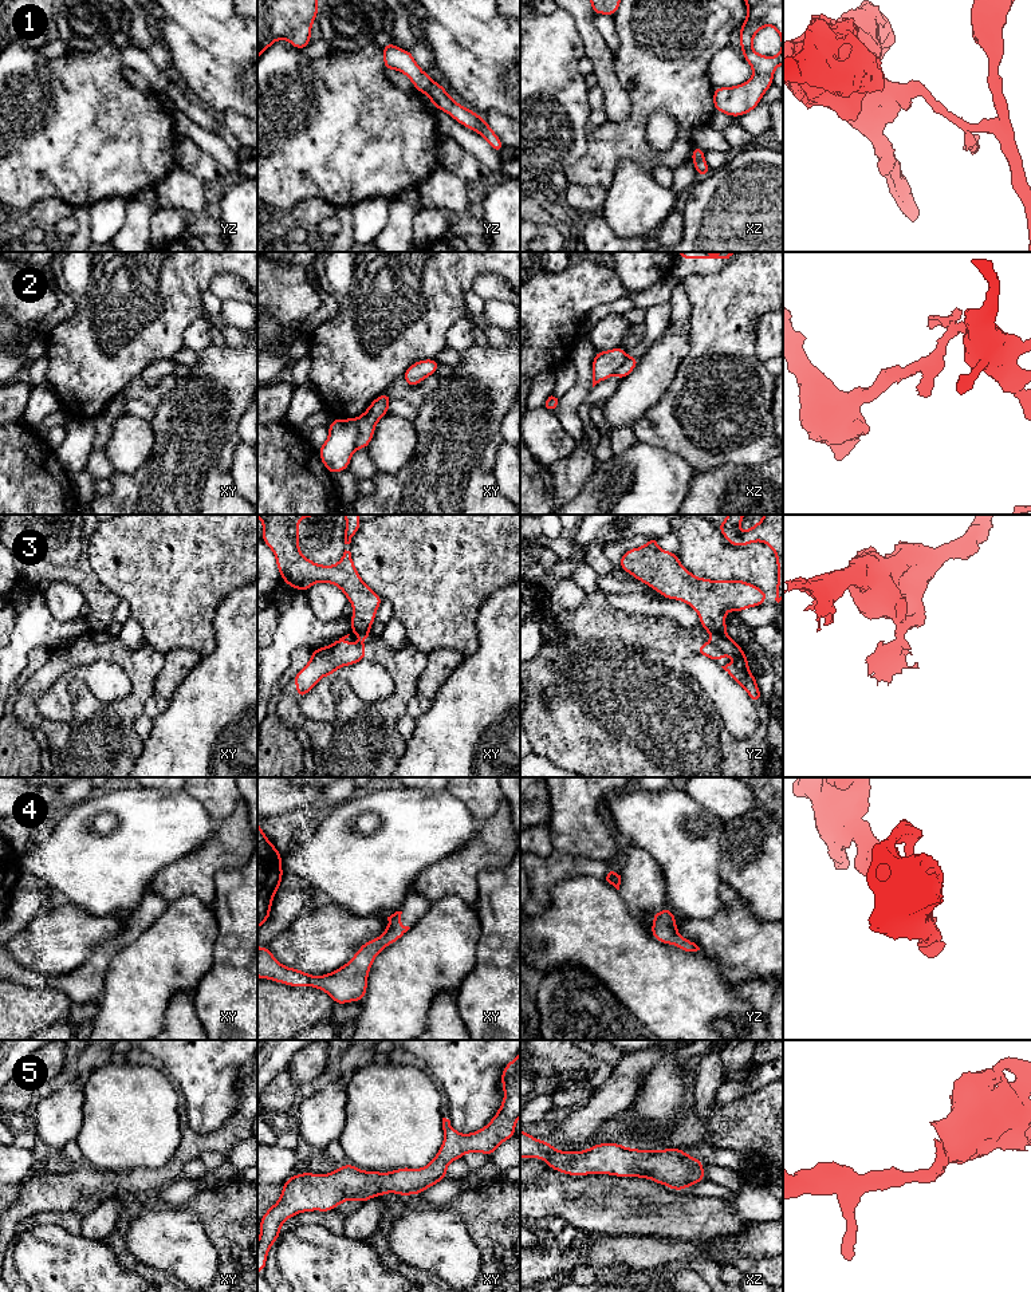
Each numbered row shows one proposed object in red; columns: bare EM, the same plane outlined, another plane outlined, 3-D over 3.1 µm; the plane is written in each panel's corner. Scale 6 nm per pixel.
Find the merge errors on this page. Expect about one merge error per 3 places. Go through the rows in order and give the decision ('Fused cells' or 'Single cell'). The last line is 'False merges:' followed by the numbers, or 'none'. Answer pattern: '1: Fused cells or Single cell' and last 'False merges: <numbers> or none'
1: Fused cells
2: Fused cells
3: Fused cells
4: Single cell
5: Single cell
False merges: 1, 2, 3

